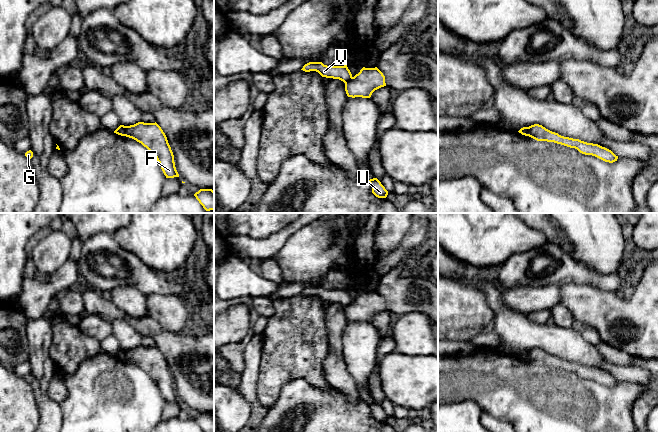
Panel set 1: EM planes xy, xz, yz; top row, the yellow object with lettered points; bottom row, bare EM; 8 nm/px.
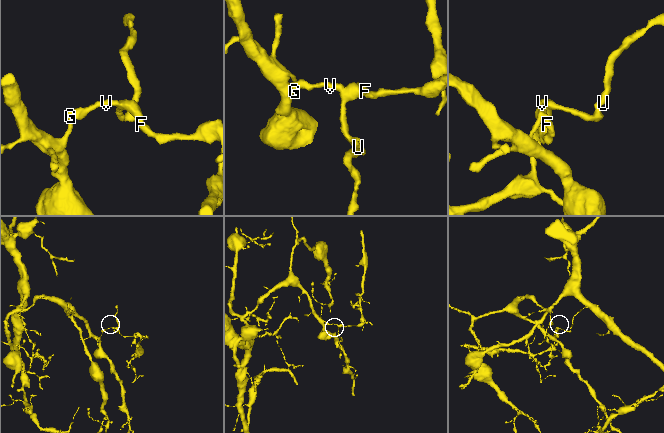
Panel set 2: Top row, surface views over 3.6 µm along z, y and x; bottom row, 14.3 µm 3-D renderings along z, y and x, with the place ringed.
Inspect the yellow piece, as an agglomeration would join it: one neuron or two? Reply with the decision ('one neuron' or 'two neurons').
two neurons

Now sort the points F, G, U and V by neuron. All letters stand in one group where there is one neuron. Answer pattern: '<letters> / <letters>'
F U / G V

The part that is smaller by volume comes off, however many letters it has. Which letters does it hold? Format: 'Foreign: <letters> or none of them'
Foreign: F, U

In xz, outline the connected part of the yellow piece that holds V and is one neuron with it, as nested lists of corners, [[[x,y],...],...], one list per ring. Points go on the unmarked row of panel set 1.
[[[309,286],[301,293],[305,296],[316,295],[322,301],[339,303],[344,307],[352,303],[352,298],[347,289],[344,290],[327,290],[322,286]]]

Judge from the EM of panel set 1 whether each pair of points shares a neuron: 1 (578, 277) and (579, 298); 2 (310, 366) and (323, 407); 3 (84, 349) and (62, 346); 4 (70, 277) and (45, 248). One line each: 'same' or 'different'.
1: different
2: different
3: same
4: different

